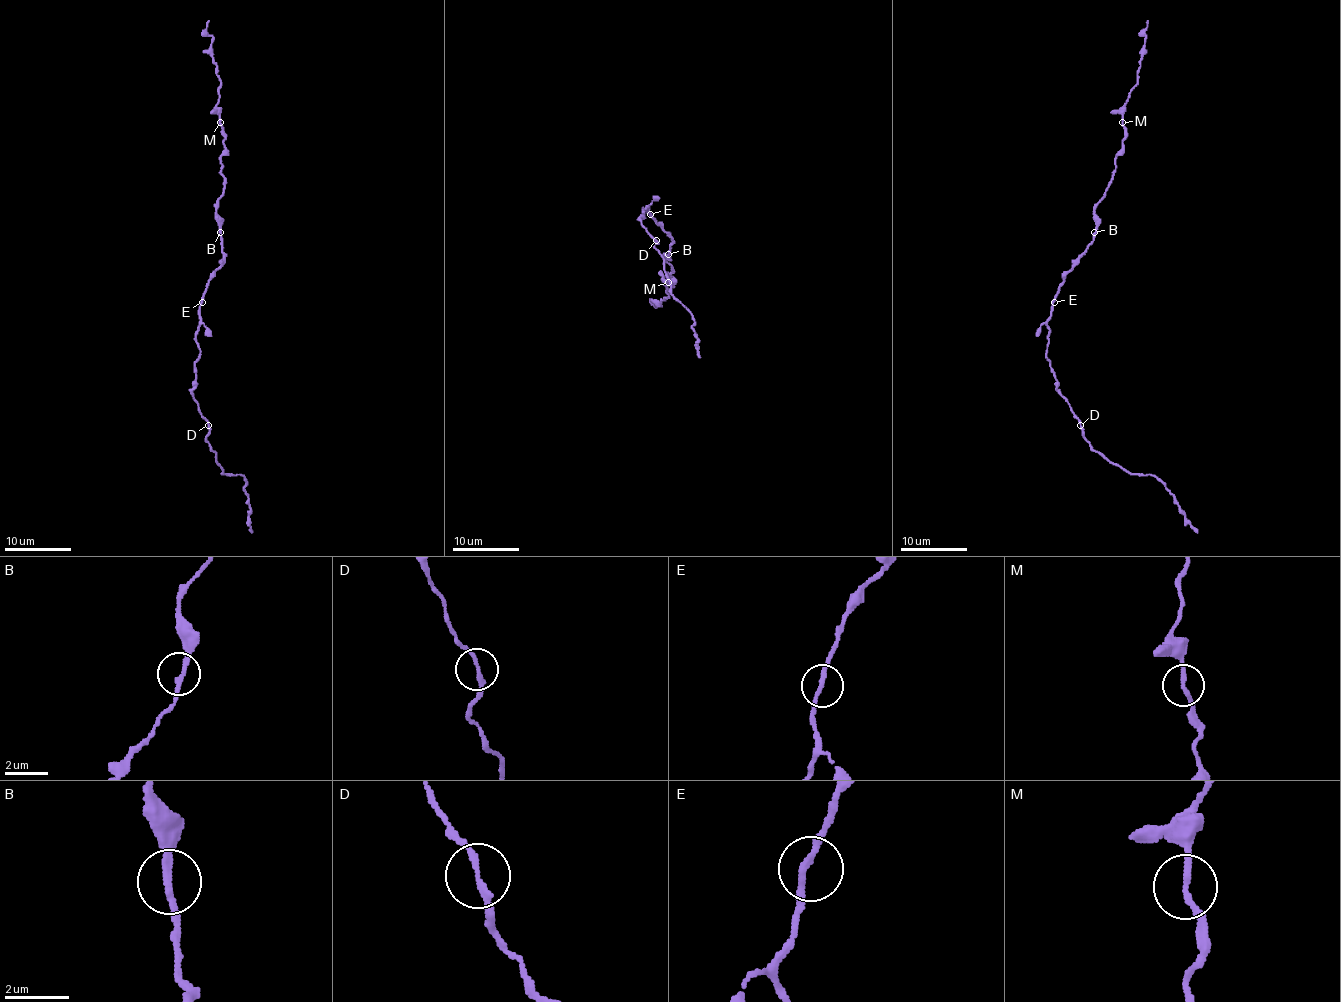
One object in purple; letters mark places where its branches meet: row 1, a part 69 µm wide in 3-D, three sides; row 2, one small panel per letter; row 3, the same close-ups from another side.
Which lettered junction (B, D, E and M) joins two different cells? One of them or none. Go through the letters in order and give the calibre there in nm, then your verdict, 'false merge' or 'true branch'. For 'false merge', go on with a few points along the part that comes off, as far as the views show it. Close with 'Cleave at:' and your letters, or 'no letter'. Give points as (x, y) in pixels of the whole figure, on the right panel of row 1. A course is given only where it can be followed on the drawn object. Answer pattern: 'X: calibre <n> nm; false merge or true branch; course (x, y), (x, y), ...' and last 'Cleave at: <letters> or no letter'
B: calibre 200 nm; true branch
D: calibre 180 nm; true branch
E: calibre 190 nm; true branch
M: calibre 180 nm; true branch
Cleave at: no letter

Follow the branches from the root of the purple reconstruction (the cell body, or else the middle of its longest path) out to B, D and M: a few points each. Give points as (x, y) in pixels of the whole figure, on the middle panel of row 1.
B: (648, 212), (671, 237), (668, 254)
D: (648, 212), (648, 207), (643, 207), (648, 206), (640, 221), (656, 241)
M: (648, 212), (671, 237), (670, 251), (665, 254), (671, 266), (668, 276), (673, 281), (671, 286), (668, 282)

